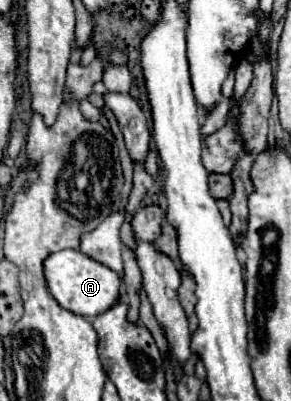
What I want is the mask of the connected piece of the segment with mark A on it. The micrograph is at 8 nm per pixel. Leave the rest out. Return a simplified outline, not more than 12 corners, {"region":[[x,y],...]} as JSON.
{"region":[[75,249],[51,253],[43,273],[67,311],[109,309],[121,279]]}

